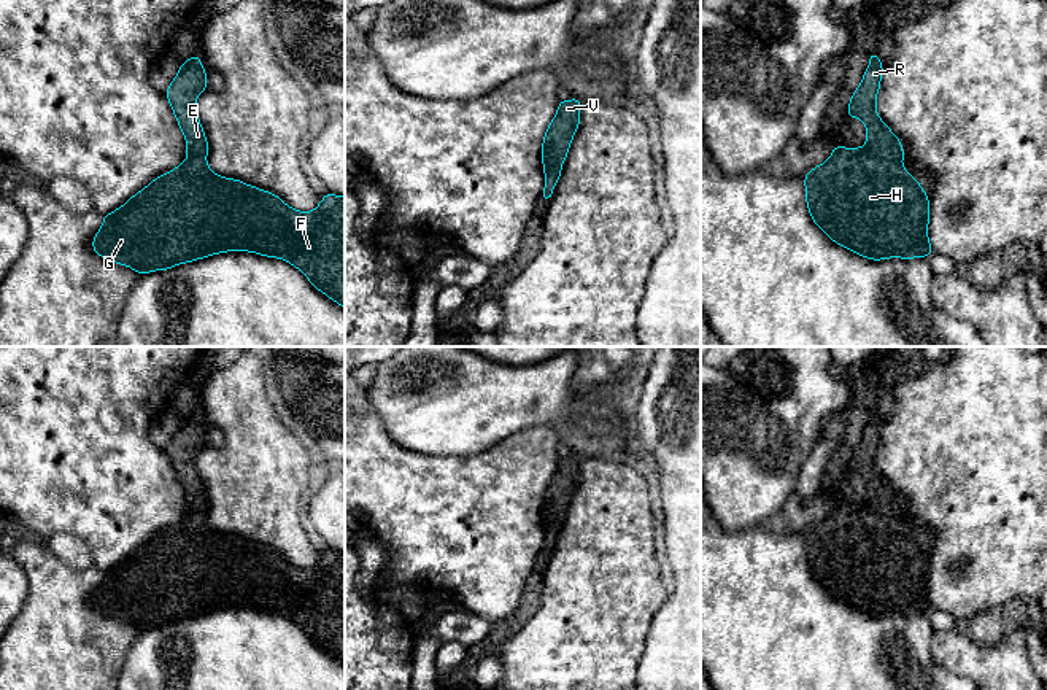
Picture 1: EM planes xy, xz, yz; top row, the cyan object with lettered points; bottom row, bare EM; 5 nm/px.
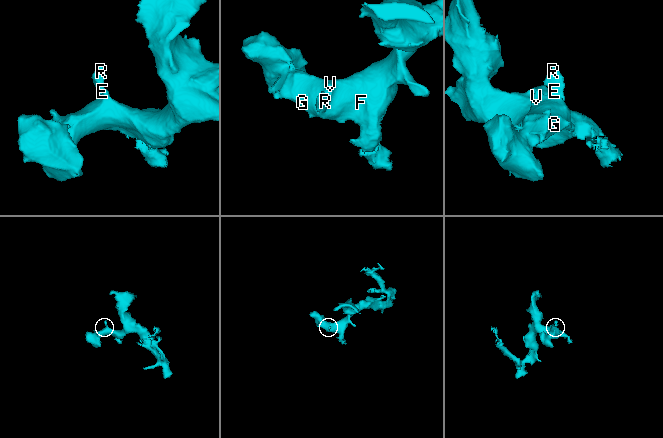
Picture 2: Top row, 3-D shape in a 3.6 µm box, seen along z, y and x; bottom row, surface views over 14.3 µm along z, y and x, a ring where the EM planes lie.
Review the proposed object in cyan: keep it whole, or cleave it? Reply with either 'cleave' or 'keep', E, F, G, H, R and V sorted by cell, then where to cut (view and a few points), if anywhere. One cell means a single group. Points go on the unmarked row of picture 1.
keep; groups E F G H R V; cut none

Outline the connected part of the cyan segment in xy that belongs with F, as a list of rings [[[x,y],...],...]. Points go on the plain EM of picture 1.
[[[194,410],[181,420],[165,447],[186,494],[186,517],[153,536],[121,564],[103,571],[92,606],[140,631],[224,607],[251,607],[288,617],[345,665],[345,553],[327,549],[318,564],[303,569],[269,547],[213,529],[207,520],[208,498],[195,466],[197,452],[207,444],[207,429],[199,410]]]

